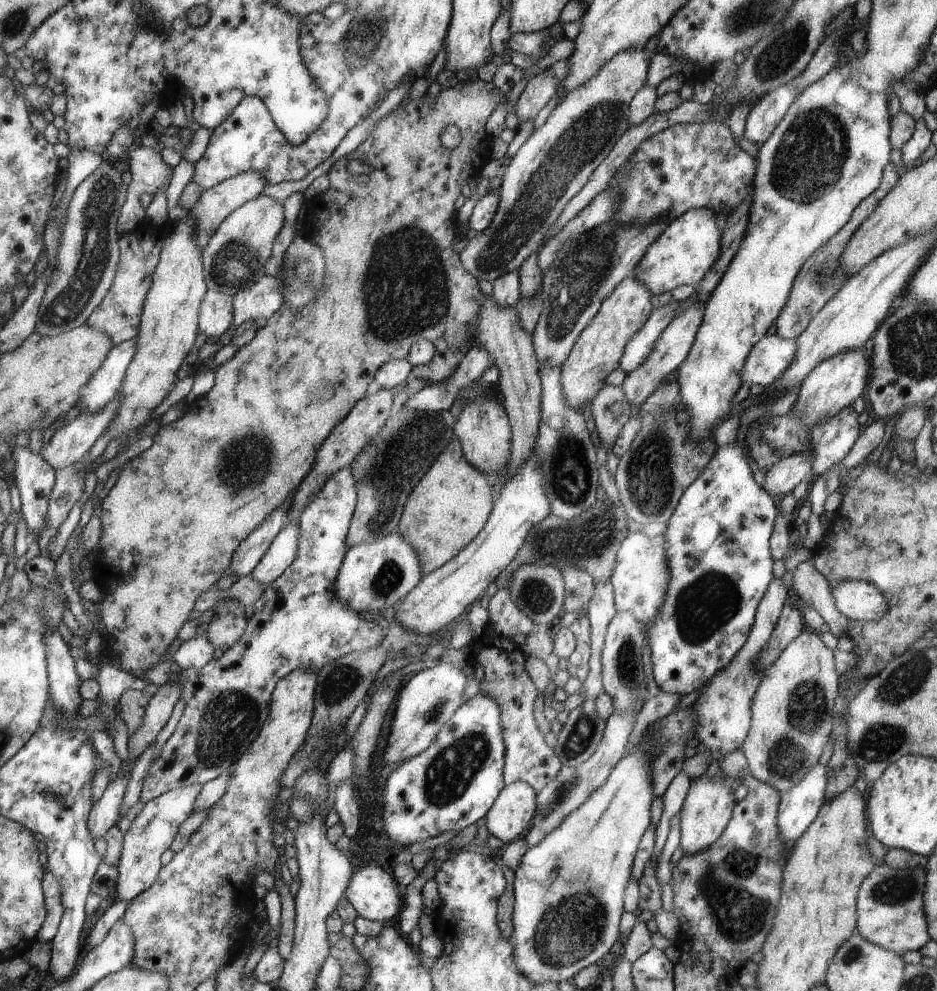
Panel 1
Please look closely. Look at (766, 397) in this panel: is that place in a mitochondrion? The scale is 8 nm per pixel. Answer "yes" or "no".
no

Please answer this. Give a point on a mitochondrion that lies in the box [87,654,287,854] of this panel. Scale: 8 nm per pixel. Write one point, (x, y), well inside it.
(231, 725)

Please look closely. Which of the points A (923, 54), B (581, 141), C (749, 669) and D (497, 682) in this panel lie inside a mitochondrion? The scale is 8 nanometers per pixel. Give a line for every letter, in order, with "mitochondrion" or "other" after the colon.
A: other
B: mitochondrion
C: other
D: other

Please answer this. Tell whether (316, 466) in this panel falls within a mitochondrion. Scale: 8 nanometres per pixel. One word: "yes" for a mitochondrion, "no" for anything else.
no

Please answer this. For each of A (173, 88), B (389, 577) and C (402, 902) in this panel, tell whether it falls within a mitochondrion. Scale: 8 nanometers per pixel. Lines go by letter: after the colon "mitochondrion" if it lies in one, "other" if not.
A: other
B: mitochondrion
C: other

